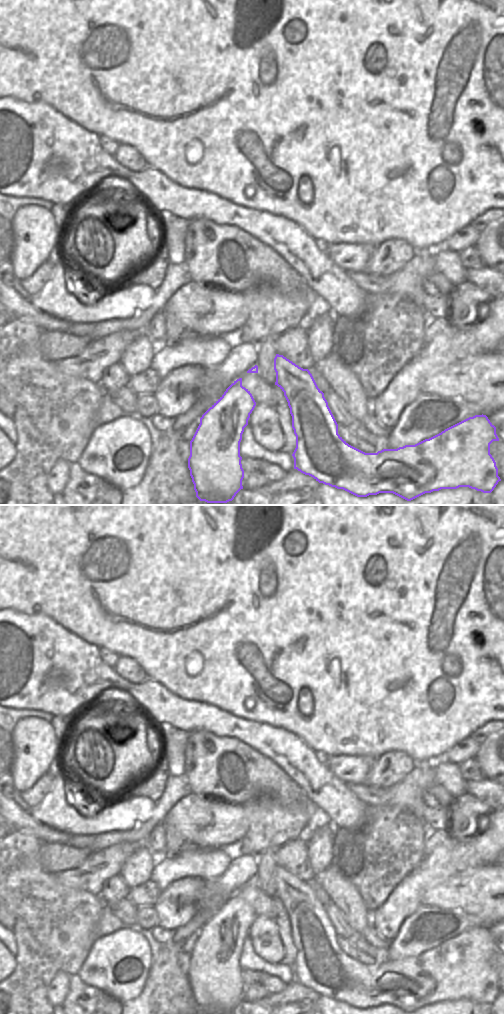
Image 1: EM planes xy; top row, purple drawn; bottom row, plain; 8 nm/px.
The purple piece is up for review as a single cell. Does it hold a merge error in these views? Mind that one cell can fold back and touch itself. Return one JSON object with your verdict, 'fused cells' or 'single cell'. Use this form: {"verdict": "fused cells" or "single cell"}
{"verdict": "single cell"}

